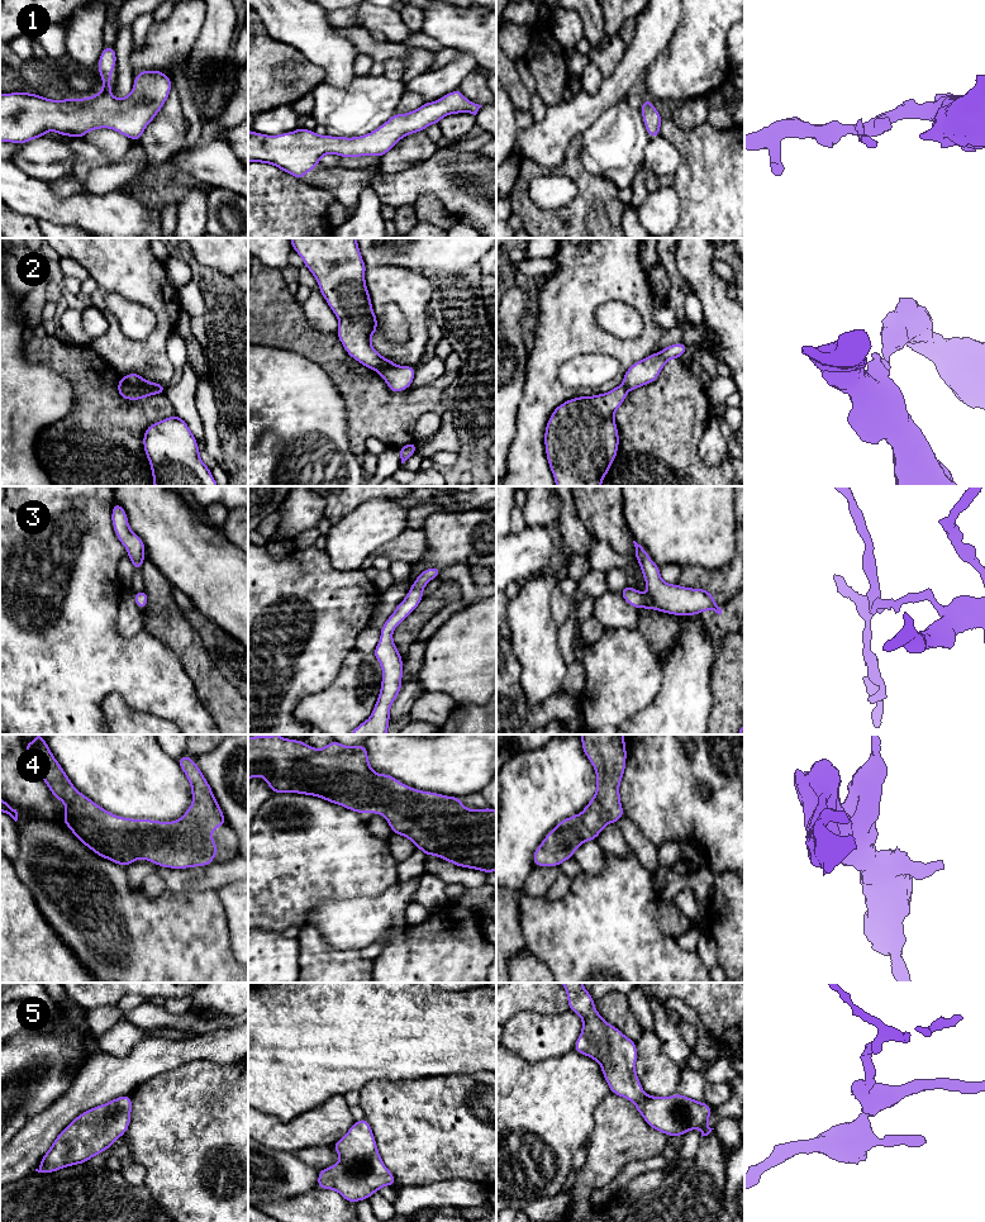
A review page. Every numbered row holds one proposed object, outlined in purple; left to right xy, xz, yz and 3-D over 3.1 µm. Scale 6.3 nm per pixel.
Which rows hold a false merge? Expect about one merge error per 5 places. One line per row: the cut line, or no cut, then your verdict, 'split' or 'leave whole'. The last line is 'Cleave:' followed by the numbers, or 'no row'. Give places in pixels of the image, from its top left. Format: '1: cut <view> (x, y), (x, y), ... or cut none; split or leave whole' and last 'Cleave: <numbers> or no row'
1: cut none; leave whole
2: cut xy (123, 377), (133, 385), (155, 388), (163, 391); split
3: cut none; leave whole
4: cut none; leave whole
5: cut none; leave whole
Cleave: 2

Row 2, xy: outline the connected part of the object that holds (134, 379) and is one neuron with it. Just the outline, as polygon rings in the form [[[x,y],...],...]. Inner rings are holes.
[[[130,372],[124,377],[130,385],[138,387],[156,389],[157,391],[165,391],[166,386],[158,382],[149,382],[144,380],[139,374]]]

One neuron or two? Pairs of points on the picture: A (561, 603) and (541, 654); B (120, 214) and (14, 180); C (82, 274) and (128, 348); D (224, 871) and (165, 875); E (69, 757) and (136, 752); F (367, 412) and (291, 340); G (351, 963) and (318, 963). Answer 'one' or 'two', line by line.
A: two
B: one
C: two
D: one
E: one
F: one
G: one

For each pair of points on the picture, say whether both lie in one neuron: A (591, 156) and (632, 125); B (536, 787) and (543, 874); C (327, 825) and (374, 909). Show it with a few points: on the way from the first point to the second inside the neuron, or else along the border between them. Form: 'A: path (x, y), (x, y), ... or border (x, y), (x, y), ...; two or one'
A: path (602, 156), (622, 136); one
B: border (533, 865), (519, 893); two
C: border (394, 883), (376, 895), (338, 899); two

